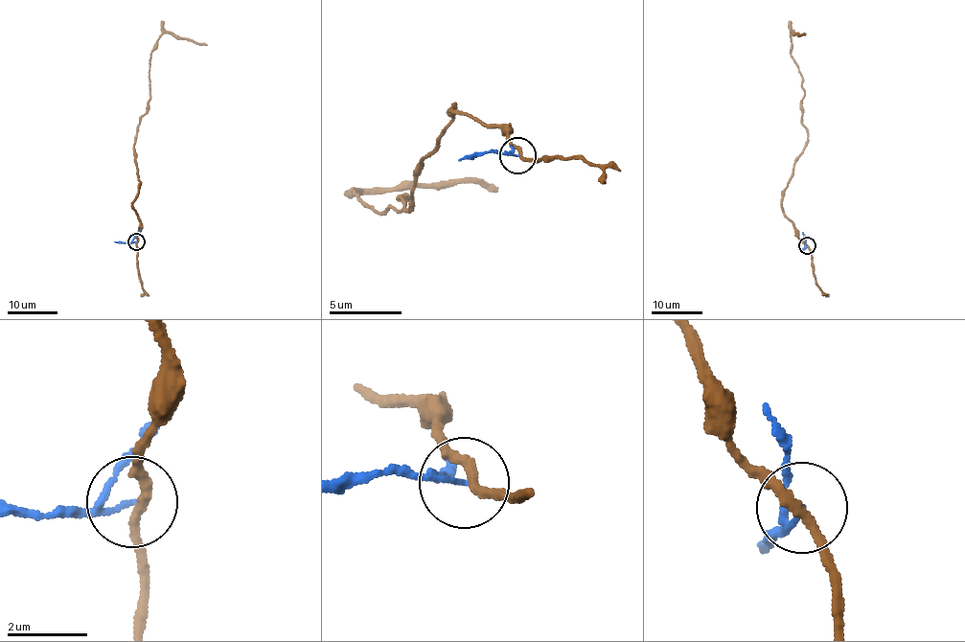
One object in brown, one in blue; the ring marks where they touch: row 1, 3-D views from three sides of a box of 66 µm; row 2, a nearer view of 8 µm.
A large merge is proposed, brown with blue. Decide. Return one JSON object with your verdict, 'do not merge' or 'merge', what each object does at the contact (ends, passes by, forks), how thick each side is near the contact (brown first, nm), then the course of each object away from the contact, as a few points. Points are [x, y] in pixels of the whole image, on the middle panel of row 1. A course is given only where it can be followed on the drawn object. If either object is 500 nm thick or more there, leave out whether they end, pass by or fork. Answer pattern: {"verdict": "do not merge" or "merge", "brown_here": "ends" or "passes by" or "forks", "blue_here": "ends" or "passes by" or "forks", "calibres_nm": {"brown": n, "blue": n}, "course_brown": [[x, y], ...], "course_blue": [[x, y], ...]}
{"verdict": "do not merge", "brown_here": "passes by", "blue_here": "passes by", "calibres_nm": {"brown": 240, "blue": 70}, "course_brown": [[520, 154], [452, 104], [412, 206], [379, 214], [353, 194], [498, 193]], "course_blue": [[516, 154], [481, 150], [460, 161]]}

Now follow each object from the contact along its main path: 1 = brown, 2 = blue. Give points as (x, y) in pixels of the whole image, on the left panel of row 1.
1: (137, 241), (139, 218), (132, 204), (140, 182), (134, 146), (150, 96), (150, 54), (164, 33), (207, 44)
2: (136, 241), (114, 241)

